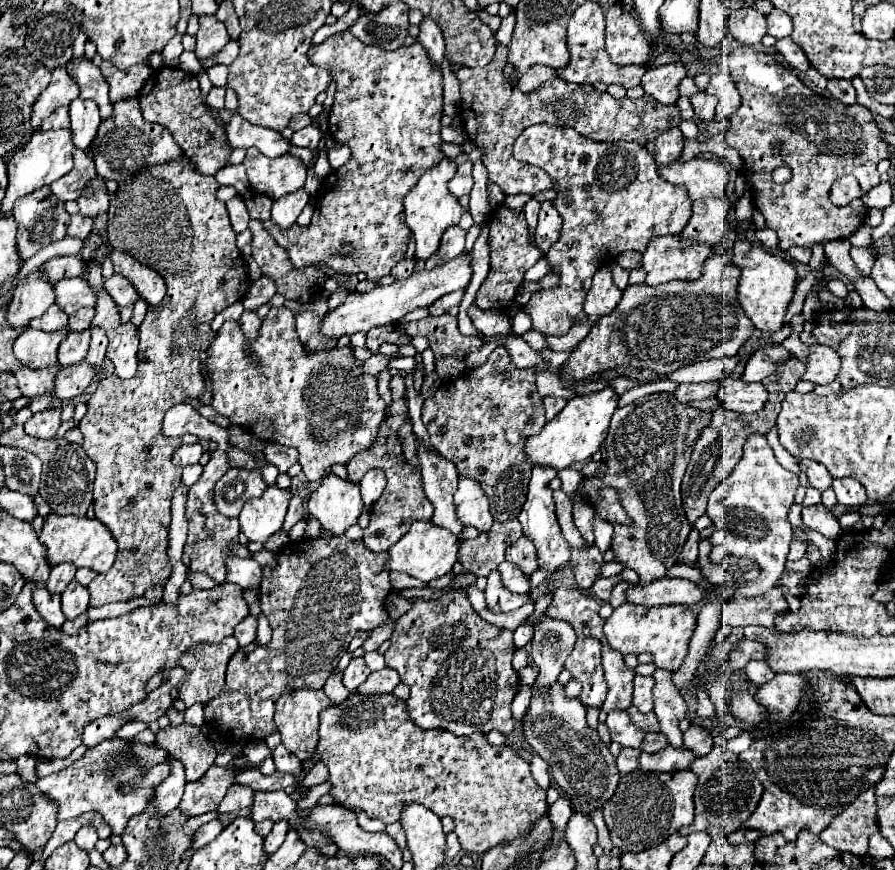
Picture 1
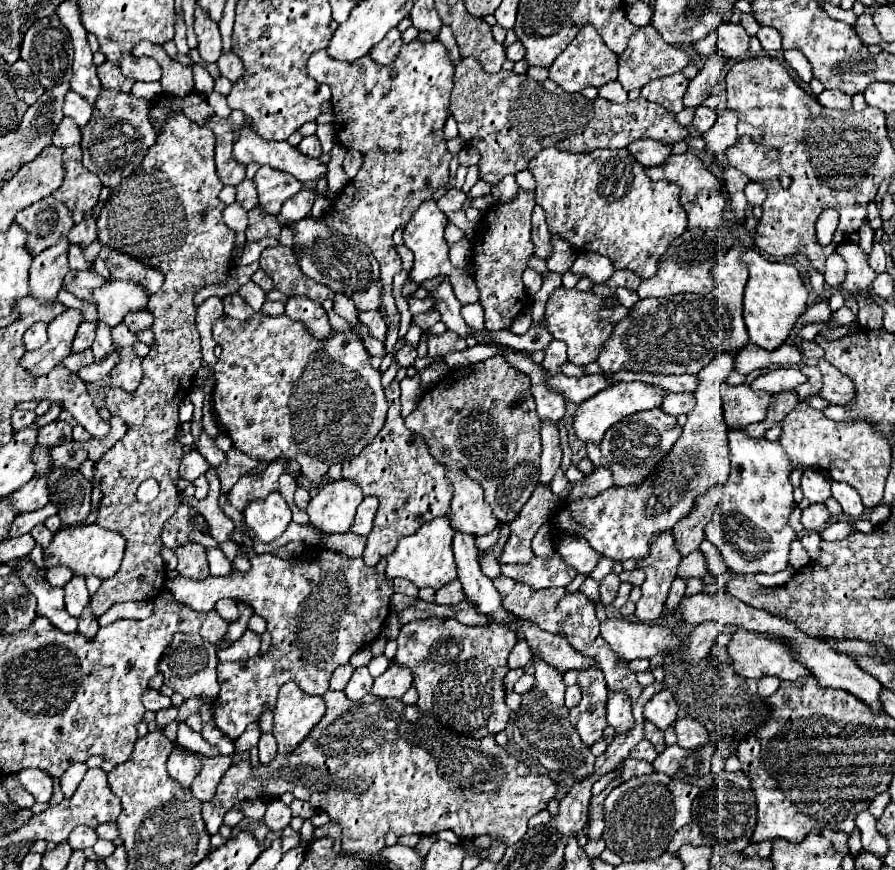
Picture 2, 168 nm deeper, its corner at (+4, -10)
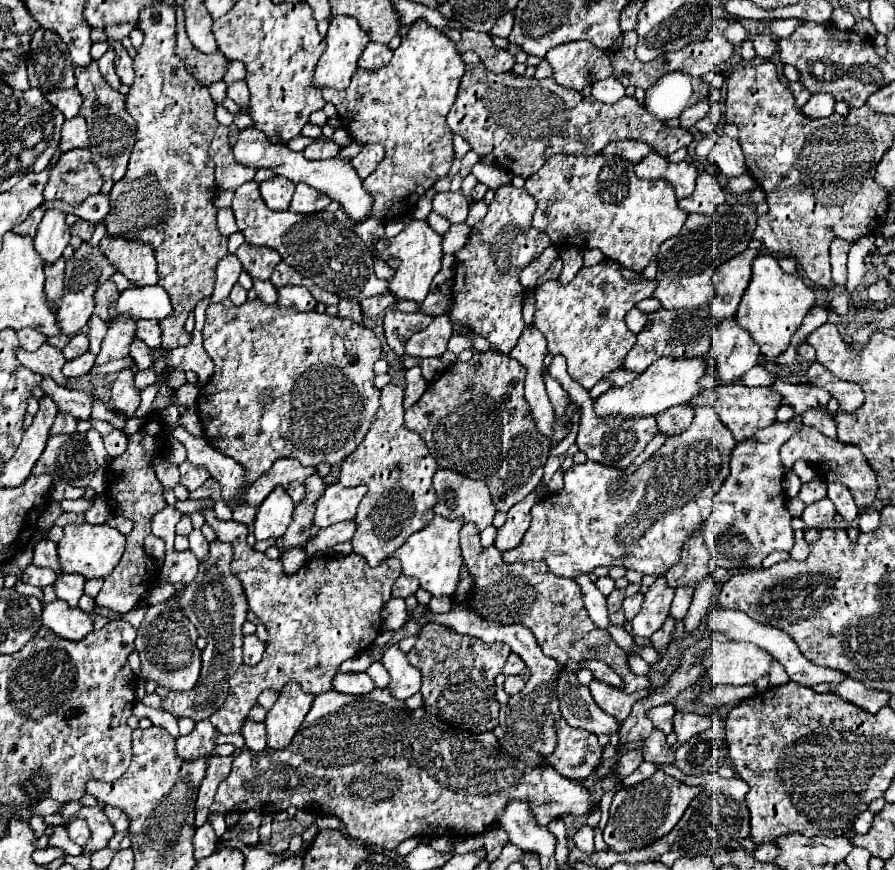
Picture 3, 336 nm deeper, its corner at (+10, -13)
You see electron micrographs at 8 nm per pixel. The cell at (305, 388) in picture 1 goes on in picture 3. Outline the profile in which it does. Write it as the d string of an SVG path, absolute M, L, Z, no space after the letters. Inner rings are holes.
M224 299L222 303L210 305L206 309L206 323L204 323L204 349L214 361L214 375L200 387L200 421L204 427L204 437L206 441L222 451L224 455L230 455L234 461L238 461L246 469L246 485L250 485L254 479L258 479L262 473L266 473L276 459L282 457L296 457L304 467L316 467L320 463L330 463L330 465L340 465L346 455L350 455L366 437L370 425L374 423L376 411L380 407L380 389L374 387L374 363L380 359L382 345L380 339L376 337L374 331L368 327L356 325L350 319L340 319L340 317L330 317L326 313L318 311L308 311L308 313L298 313L298 311L286 311L284 307L270 307L262 303L260 299L256 301L246 301L242 307L230 307L230 301Z

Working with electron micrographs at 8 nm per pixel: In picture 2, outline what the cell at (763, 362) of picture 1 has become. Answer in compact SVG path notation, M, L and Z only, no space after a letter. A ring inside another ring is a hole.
M778 368L778 370L770 370L762 376L758 376L754 382L752 382L752 388L756 390L766 390L766 392L772 392L772 394L778 394L778 392L786 392L786 390L794 390L796 386L808 382L808 376L804 376L800 372L800 368Z

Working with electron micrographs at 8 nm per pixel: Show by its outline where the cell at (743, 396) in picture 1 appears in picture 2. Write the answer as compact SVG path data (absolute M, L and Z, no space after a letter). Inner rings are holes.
M724 384L724 388L720 388L720 398L726 414L726 424L734 430L742 430L748 424L762 422L766 418L766 410L774 402L774 394L752 390L748 384Z

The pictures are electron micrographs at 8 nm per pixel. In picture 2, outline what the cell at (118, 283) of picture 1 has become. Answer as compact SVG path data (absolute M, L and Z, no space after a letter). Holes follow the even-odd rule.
M132 312L124 318L124 322L130 328L130 332L148 330L152 326L152 314L150 312Z

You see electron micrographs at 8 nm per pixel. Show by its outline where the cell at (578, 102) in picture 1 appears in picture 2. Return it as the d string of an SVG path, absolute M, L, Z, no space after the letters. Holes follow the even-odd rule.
M462 58L456 64L456 88L450 98L450 116L458 122L460 136L474 148L480 150L480 172L482 180L488 184L496 184L506 174L518 174L528 168L528 162L544 150L544 146L558 146L568 152L592 152L598 148L626 148L628 142L652 138L662 144L676 144L690 136L690 132L674 120L674 114L664 110L660 104L648 102L644 98L626 100L624 104L614 104L604 98L588 100L582 94L568 94L550 78L544 82L536 82L526 74L514 74L508 70L500 70L496 74L484 72L476 58Z

